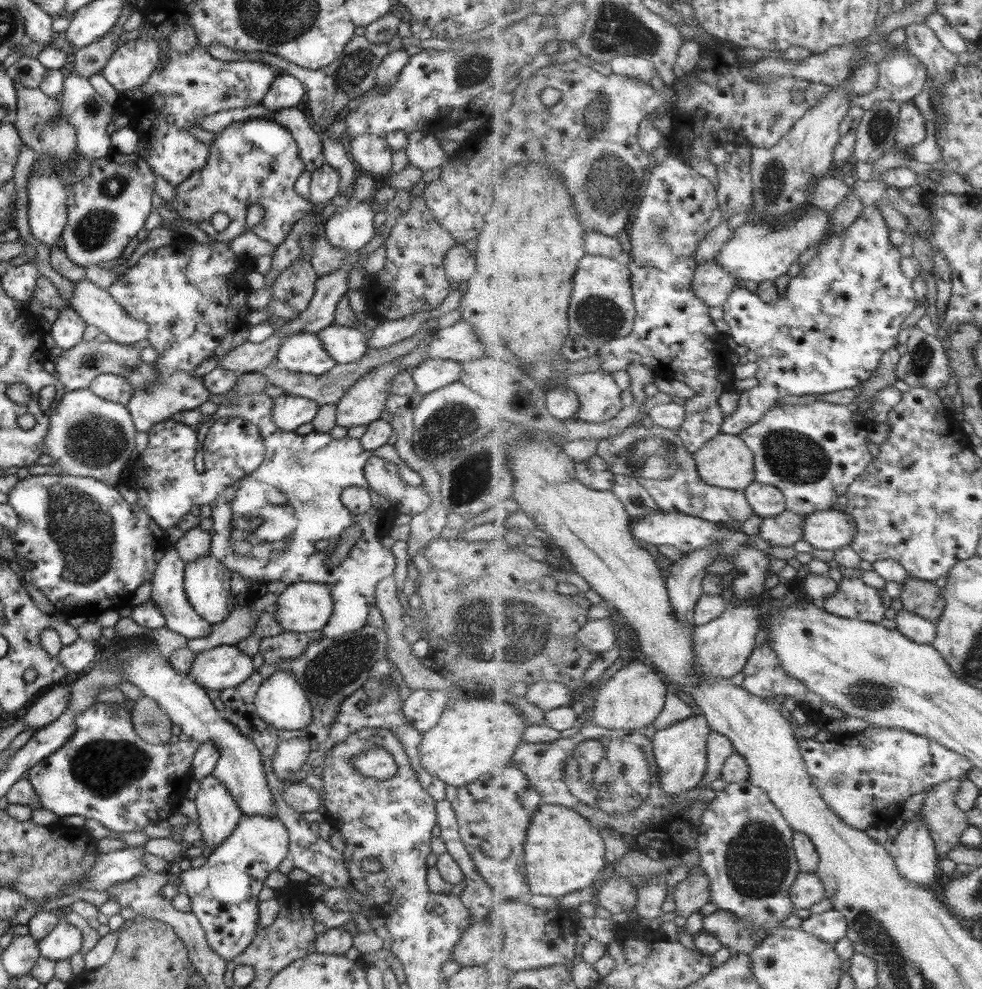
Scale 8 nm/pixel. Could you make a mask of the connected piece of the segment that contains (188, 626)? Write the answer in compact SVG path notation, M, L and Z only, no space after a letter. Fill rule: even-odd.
M166 544L164 555L156 563L151 579L151 592L148 600L157 607L164 620L164 627L177 632L186 639L203 638L210 633L211 624L207 624L191 608L183 588L184 562L178 557L174 545Z

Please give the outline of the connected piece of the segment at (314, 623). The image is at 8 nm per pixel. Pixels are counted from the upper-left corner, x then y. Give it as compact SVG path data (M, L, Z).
M296 582L277 595L270 611L283 631L321 630L332 613L331 593L323 583Z

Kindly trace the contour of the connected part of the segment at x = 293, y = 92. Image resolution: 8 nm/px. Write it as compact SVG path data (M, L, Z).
M281 73L270 84L260 105L272 111L278 108L295 107L303 96L305 90L303 88L303 83L299 82L299 79L289 76L287 73Z

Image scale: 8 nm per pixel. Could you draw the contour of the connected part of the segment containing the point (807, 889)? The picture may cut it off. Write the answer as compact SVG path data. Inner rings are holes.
M800 872L795 884L791 887L791 900L797 909L808 909L825 900L826 884L817 872Z

